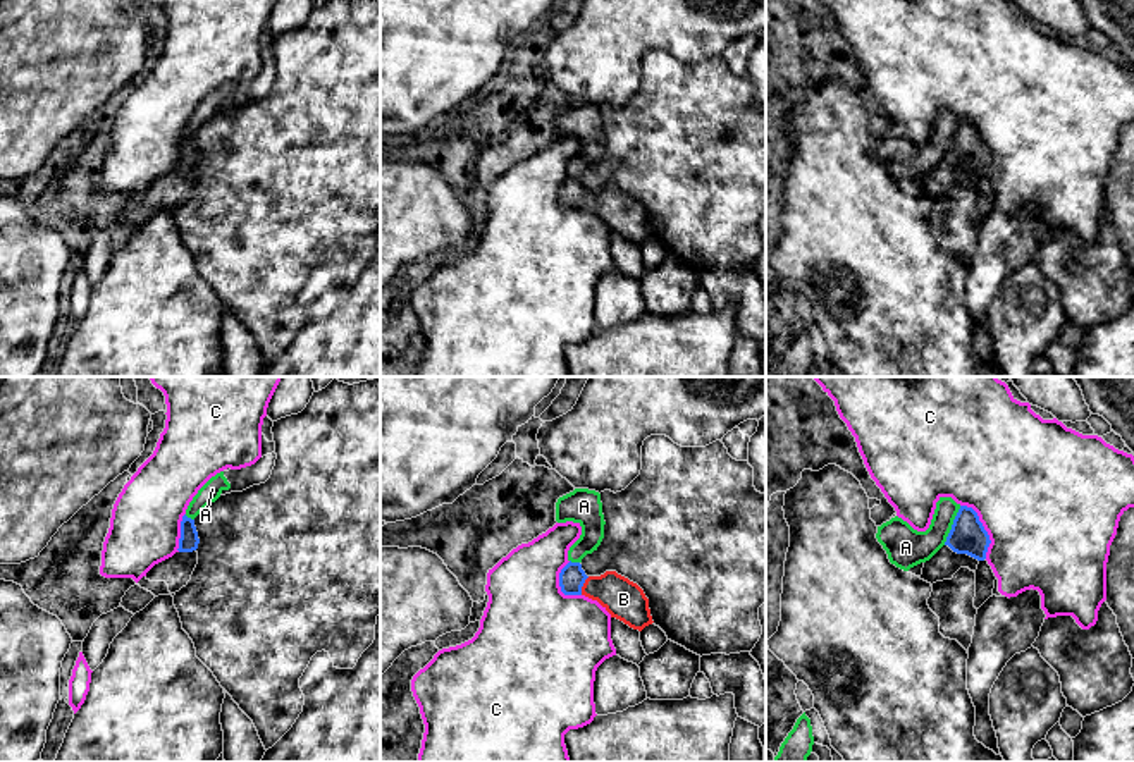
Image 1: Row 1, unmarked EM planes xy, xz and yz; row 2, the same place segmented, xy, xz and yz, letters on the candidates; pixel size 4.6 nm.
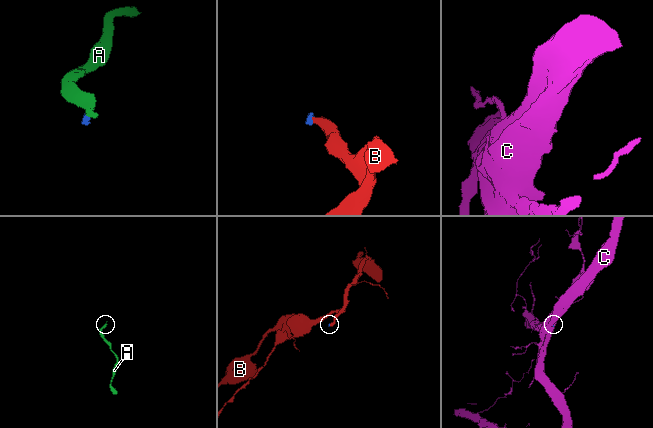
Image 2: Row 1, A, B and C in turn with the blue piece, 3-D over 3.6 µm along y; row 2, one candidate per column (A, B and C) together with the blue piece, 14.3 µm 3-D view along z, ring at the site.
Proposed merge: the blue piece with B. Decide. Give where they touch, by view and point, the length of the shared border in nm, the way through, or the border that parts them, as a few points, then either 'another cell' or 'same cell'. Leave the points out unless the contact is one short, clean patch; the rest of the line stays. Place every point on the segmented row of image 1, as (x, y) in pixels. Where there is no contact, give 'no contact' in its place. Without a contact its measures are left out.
contact xz (582, 585); length 100 nm; way xz (572, 577), (582, 585), (610, 589), (623, 599); same cell

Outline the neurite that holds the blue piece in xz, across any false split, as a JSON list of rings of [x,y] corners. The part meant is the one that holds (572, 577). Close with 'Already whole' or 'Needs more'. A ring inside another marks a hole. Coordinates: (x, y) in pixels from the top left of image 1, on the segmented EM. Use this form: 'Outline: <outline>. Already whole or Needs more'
Outline: [[[570,561],[559,573],[559,587],[564,595],[585,595],[597,600],[611,618],[633,630],[642,631],[654,623],[644,590],[616,571],[587,576],[580,562]]]. Needs more

